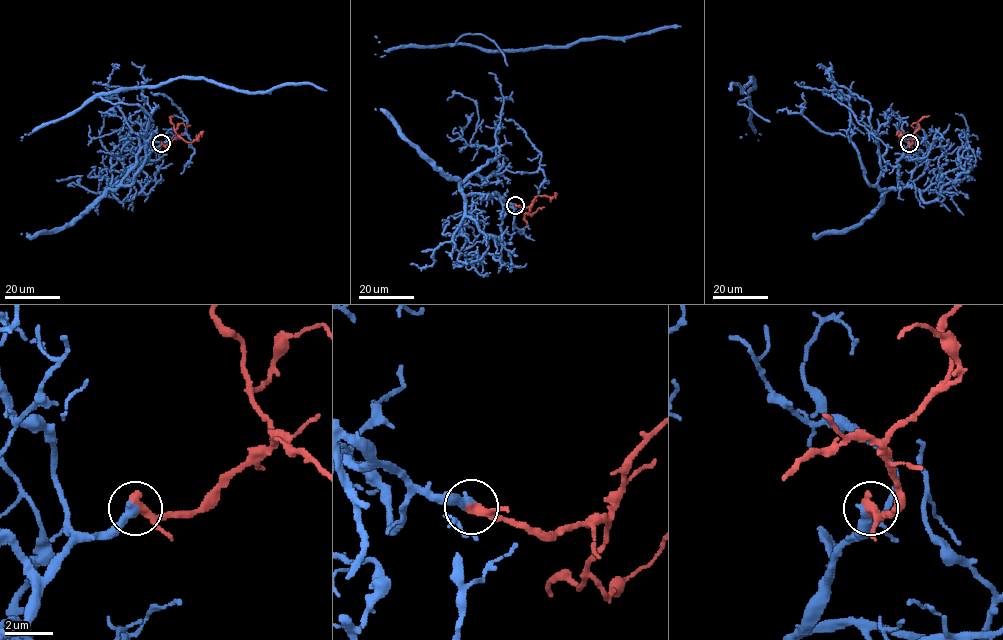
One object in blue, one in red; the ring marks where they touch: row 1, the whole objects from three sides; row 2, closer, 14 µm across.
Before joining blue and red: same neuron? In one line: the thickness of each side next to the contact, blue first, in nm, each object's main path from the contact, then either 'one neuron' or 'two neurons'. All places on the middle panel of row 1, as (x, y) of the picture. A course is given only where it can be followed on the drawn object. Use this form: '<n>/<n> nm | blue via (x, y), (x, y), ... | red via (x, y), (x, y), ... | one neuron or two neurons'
440/320 nm | blue via (515, 205), (462, 191), (499, 155), (495, 74), (505, 60), (481, 34), (457, 40), (523, 50), (681, 26) | red via (515, 205), (529, 207), (538, 195), (553, 197), (555, 192) | one neuron

